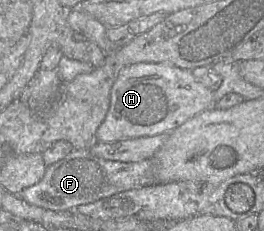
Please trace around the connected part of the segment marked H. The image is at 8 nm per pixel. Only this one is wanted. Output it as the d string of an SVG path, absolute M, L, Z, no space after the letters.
M136 63L124 67L113 84L110 106L104 121L97 130L100 143L171 133L201 112L214 108L214 92L198 82L192 71L167 63Z

